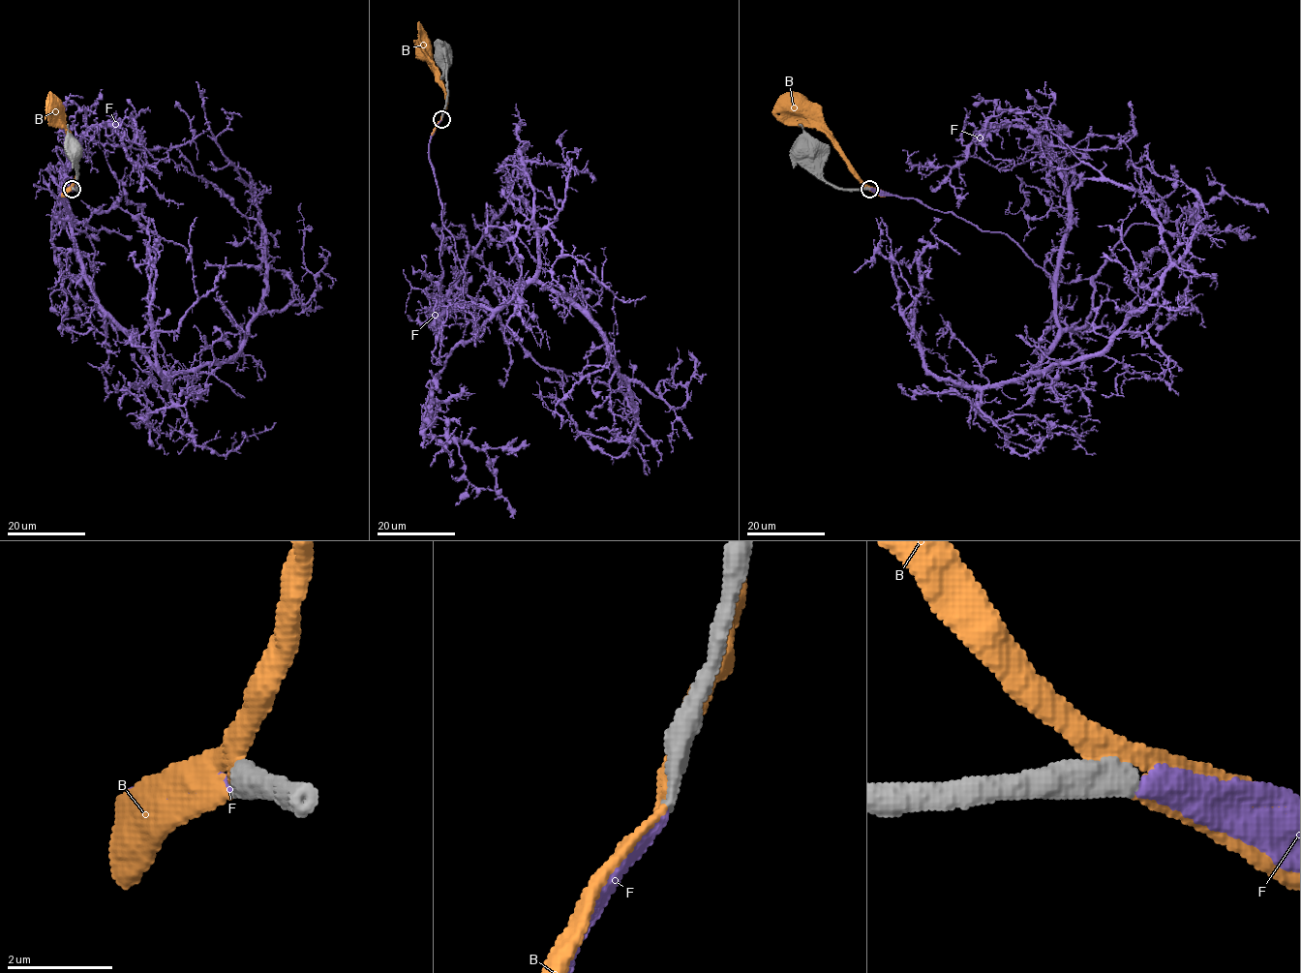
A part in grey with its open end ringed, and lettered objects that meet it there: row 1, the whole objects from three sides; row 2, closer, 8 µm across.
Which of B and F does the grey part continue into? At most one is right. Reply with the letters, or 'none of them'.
F

